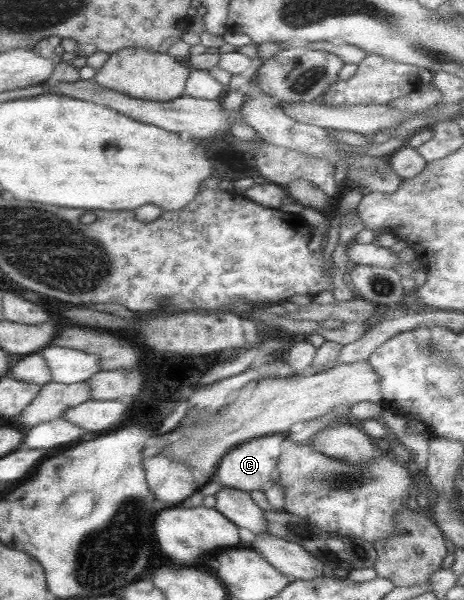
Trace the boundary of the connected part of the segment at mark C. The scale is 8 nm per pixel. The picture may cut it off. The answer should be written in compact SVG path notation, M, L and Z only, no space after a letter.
M287 433L267 435L251 439L226 455L223 455L215 467L215 479L222 487L235 489L249 493L249 491L259 491L266 481L272 479L277 467L278 457L283 451Z

